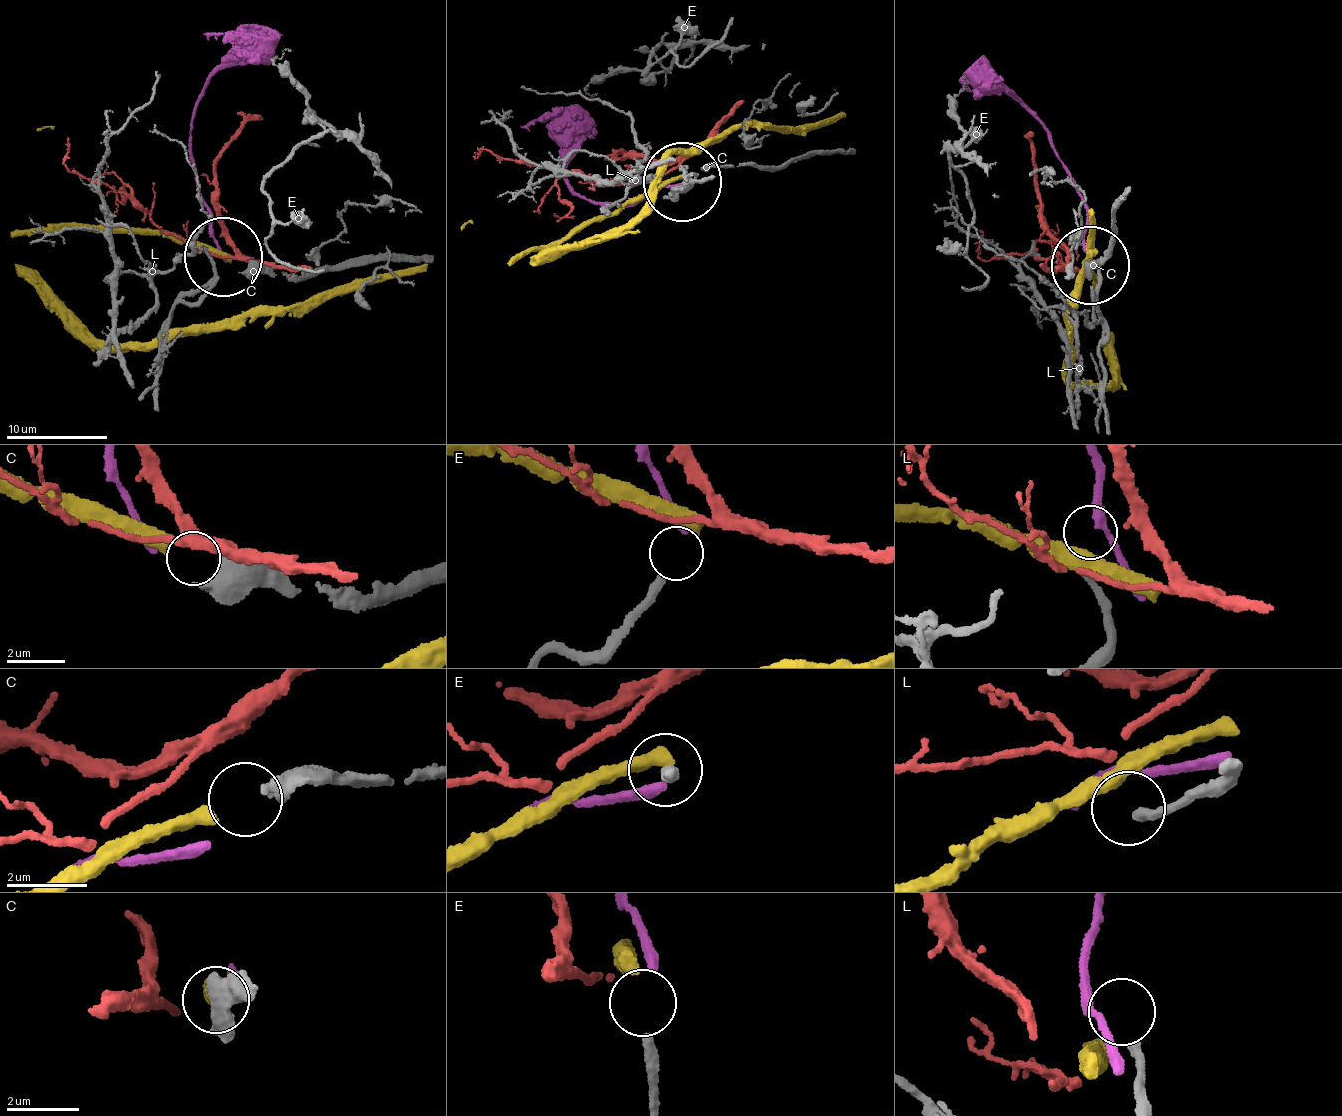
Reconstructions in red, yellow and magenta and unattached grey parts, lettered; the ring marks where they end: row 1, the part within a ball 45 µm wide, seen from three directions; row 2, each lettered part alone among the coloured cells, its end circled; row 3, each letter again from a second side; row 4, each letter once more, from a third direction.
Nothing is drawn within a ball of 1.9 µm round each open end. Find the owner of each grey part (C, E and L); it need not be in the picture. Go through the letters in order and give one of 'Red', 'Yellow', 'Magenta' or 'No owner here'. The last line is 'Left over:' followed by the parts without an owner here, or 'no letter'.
C: Yellow
E: Magenta
L: No owner here
Left over: L

